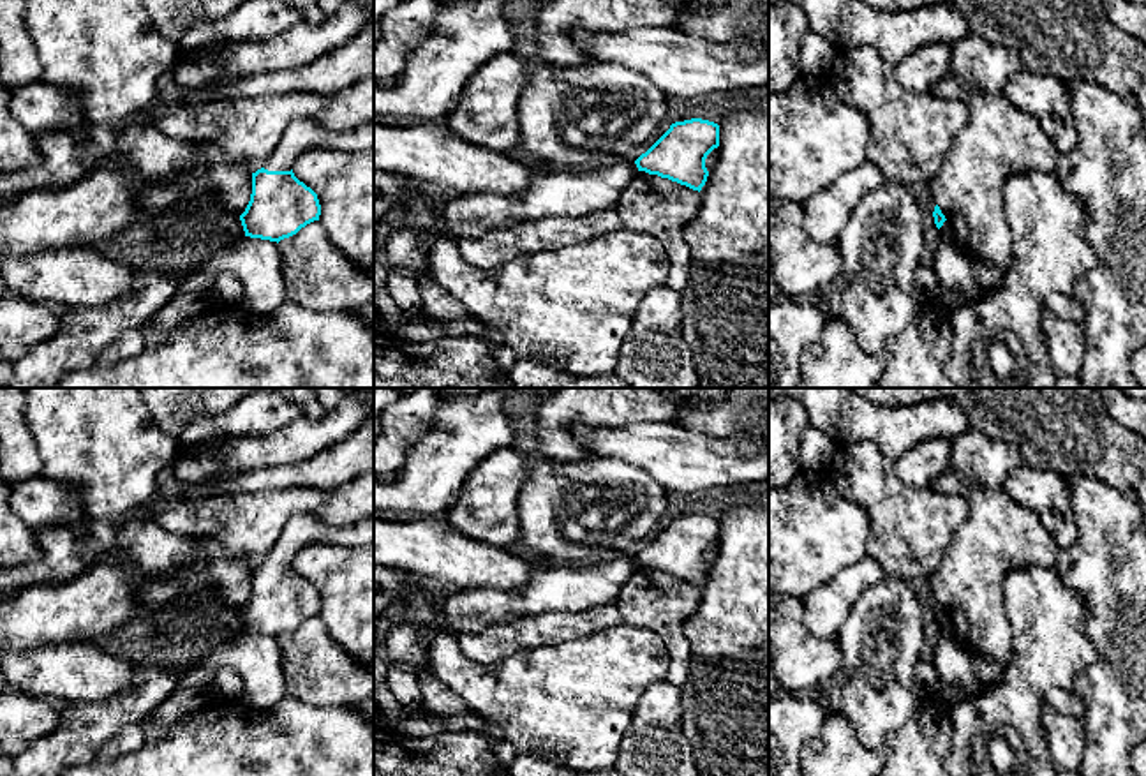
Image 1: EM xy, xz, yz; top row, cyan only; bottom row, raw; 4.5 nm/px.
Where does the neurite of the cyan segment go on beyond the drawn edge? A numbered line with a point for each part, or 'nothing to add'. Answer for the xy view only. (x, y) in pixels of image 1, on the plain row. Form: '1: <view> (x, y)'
1: xy (304, 528)

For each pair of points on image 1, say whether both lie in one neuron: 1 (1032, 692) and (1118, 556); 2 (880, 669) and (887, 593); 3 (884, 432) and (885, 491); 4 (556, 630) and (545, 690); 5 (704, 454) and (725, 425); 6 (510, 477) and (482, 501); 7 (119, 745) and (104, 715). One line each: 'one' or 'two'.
1: two
2: one
3: two
4: two
5: two
6: one
7: two

